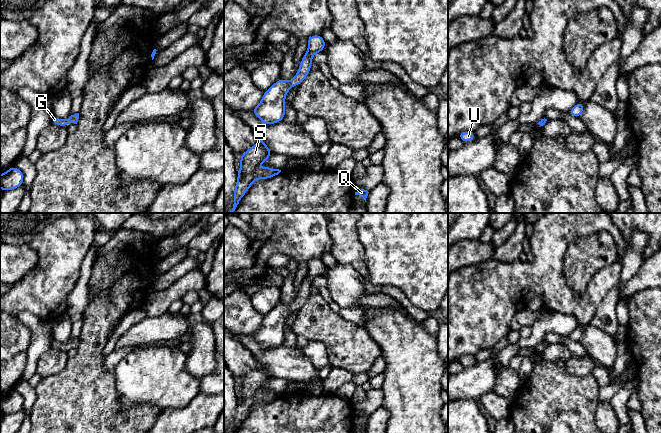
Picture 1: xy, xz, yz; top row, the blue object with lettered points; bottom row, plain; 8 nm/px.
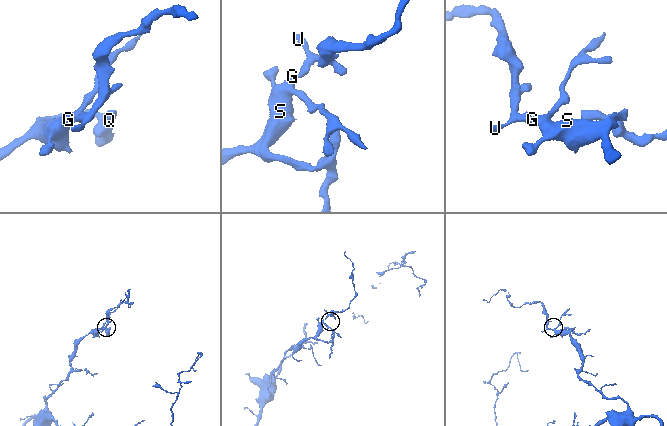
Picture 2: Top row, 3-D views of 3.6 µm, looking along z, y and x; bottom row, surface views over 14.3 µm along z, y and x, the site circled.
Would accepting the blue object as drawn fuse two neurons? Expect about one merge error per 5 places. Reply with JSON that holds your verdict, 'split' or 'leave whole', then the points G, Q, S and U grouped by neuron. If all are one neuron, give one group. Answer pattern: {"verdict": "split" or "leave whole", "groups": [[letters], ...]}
{"verdict": "leave whole", "groups": [["G", "Q", "S", "U"]]}

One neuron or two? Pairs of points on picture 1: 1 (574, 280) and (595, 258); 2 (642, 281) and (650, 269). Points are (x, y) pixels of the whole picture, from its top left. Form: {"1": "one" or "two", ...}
{"1": "one", "2": "one"}

